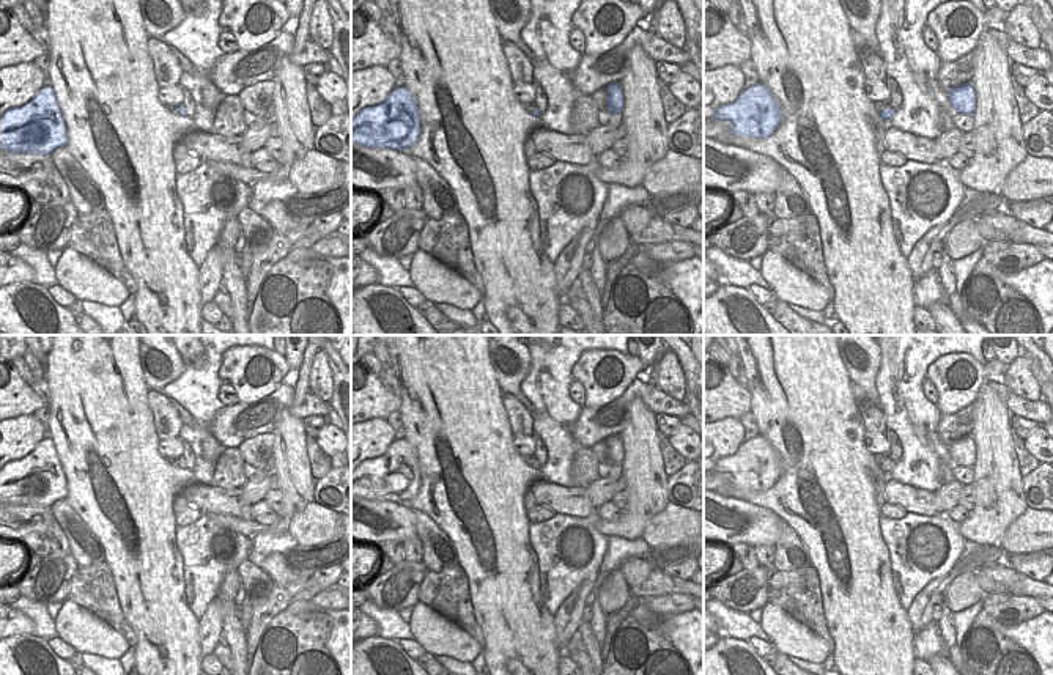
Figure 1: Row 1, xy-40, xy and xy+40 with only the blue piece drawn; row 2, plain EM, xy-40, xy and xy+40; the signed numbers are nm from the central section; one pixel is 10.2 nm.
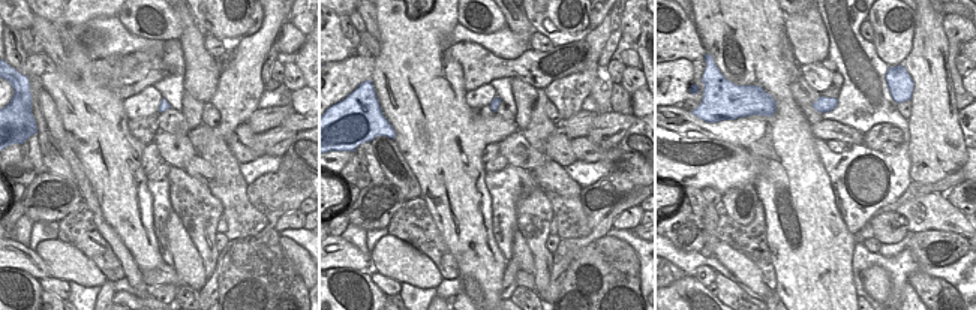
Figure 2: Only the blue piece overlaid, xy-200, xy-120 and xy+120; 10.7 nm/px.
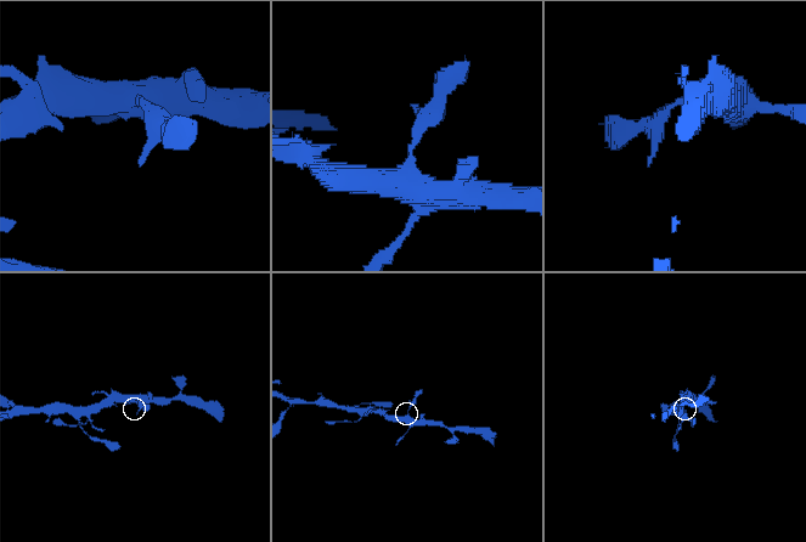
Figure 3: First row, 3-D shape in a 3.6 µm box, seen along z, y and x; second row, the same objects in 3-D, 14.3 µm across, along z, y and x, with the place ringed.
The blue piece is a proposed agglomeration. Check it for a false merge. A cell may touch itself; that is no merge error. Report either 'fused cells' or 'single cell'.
single cell

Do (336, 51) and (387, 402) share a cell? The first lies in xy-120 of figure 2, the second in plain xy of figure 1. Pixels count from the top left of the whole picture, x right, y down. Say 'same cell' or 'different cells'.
same cell

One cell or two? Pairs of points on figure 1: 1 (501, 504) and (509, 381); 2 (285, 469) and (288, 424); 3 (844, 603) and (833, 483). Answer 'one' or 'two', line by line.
1: two
2: one
3: one

